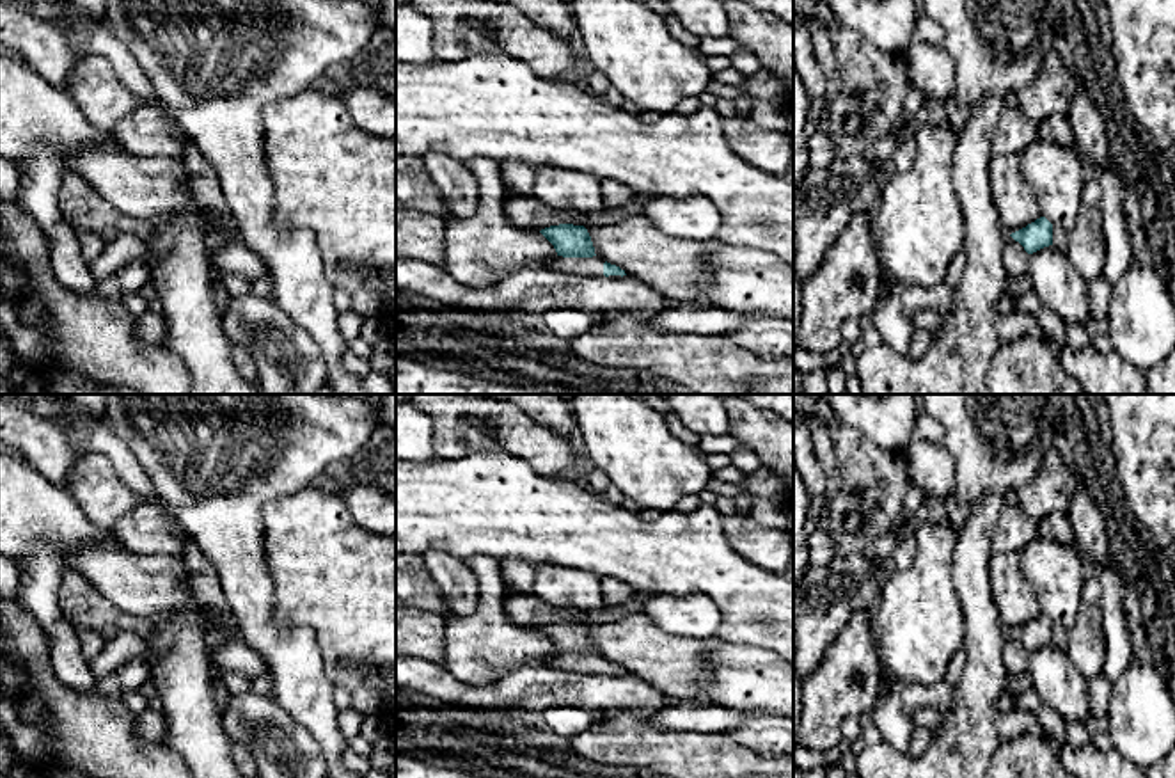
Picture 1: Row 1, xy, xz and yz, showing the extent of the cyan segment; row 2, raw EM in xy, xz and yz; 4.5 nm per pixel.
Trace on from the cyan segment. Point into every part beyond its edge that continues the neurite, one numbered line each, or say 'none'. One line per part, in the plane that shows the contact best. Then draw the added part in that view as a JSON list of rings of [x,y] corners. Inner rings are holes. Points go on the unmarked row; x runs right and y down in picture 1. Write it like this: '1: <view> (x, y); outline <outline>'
1: xz (593, 663); outline [[[556,654],[548,659],[548,666],[554,666],[557,670],[570,670],[577,673],[603,673],[603,657],[598,654],[593,655],[563,655]]]

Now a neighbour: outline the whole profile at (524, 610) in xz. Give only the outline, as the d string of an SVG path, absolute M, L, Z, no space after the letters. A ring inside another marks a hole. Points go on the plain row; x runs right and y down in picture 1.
M635 591L630 600L619 606L602 606L596 611L577 611L572 607L550 606L532 593L511 593L502 597L502 611L509 623L522 629L540 631L545 625L559 622L607 622L630 613L639 613L648 597L650 595Z

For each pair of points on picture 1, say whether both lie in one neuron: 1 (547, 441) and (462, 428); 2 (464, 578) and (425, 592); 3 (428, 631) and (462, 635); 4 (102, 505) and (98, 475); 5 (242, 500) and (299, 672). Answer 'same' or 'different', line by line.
1: same
2: different
3: different
4: same
5: same

